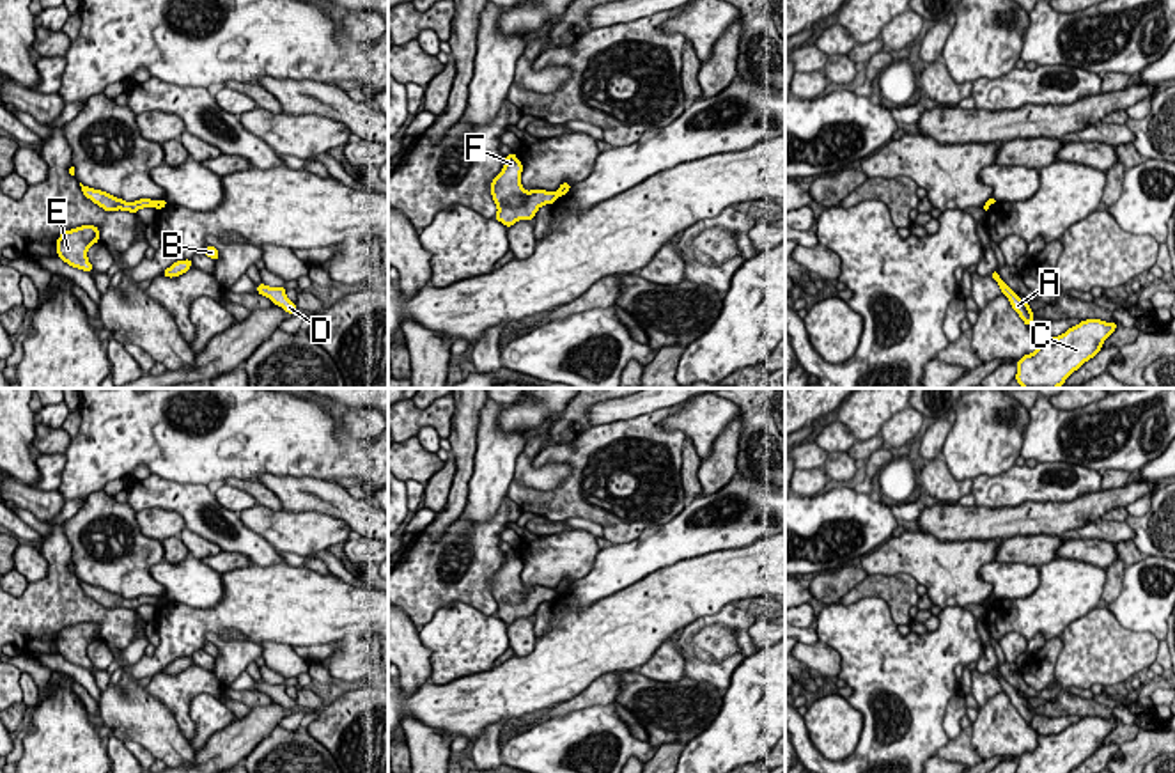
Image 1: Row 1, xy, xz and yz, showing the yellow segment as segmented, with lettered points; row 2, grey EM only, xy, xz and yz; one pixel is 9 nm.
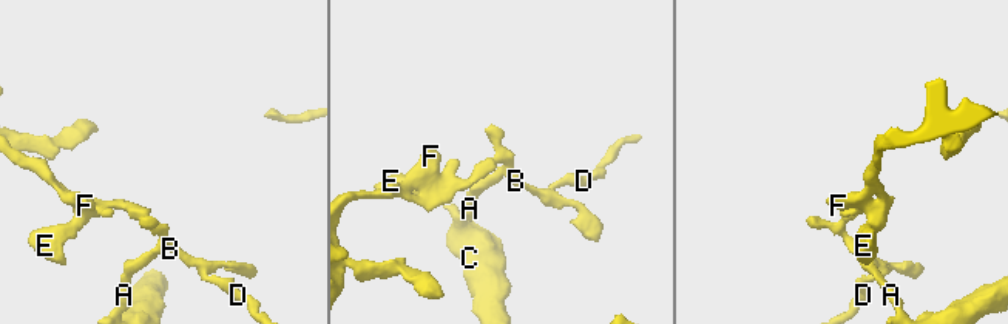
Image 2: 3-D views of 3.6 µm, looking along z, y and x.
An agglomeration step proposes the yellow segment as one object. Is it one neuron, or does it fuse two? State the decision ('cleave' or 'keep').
cleave

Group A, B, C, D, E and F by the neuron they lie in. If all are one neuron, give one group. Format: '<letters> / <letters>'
A B C D / E F

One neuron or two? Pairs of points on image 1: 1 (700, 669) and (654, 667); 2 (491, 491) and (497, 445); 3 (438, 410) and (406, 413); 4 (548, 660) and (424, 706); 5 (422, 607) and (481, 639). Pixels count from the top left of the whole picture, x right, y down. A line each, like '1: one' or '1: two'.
1: two
2: one
3: one
4: one
5: two

